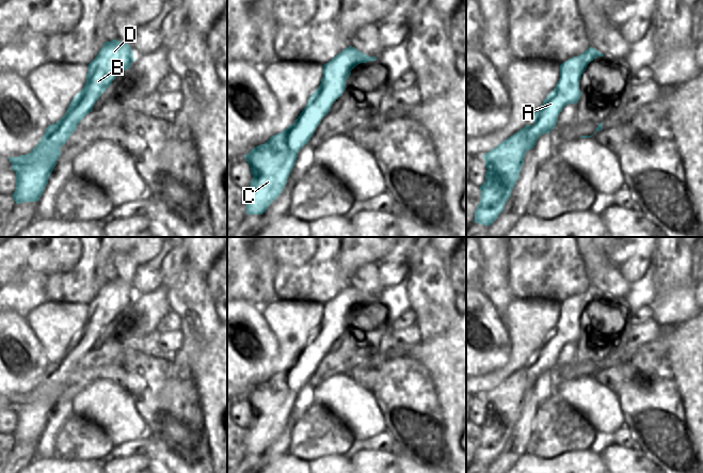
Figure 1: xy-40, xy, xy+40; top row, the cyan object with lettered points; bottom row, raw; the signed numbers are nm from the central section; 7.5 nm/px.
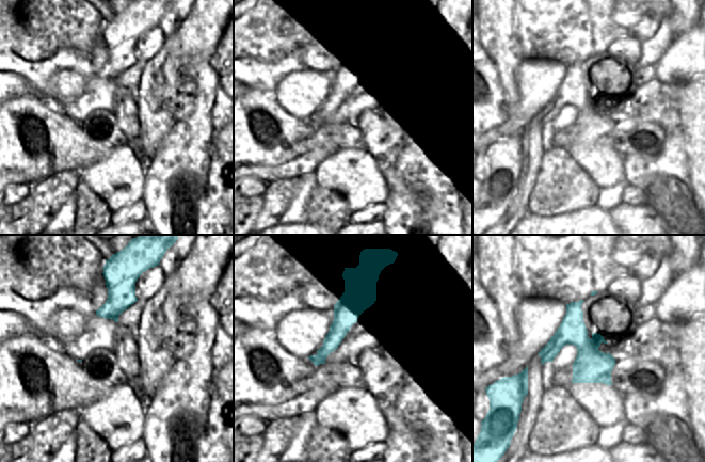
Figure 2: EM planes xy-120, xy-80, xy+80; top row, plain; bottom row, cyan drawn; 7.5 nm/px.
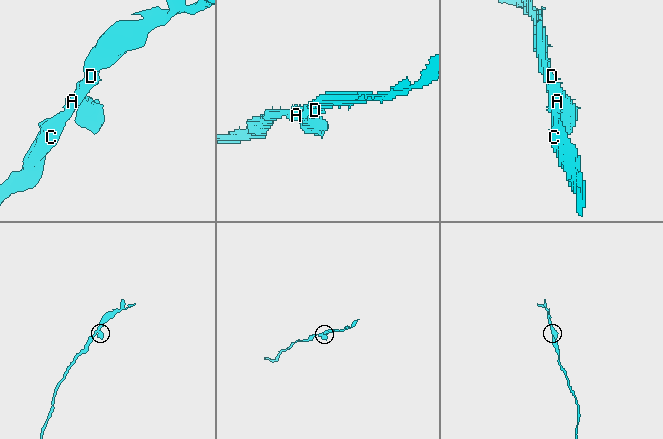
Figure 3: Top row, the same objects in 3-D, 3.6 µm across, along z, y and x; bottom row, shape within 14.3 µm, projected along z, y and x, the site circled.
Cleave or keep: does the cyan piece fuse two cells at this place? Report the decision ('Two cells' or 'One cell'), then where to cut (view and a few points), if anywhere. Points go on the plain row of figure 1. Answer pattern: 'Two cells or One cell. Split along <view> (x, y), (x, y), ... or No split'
One cell. No split.

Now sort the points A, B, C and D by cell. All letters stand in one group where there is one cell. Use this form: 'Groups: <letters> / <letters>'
Groups: A B C D.

